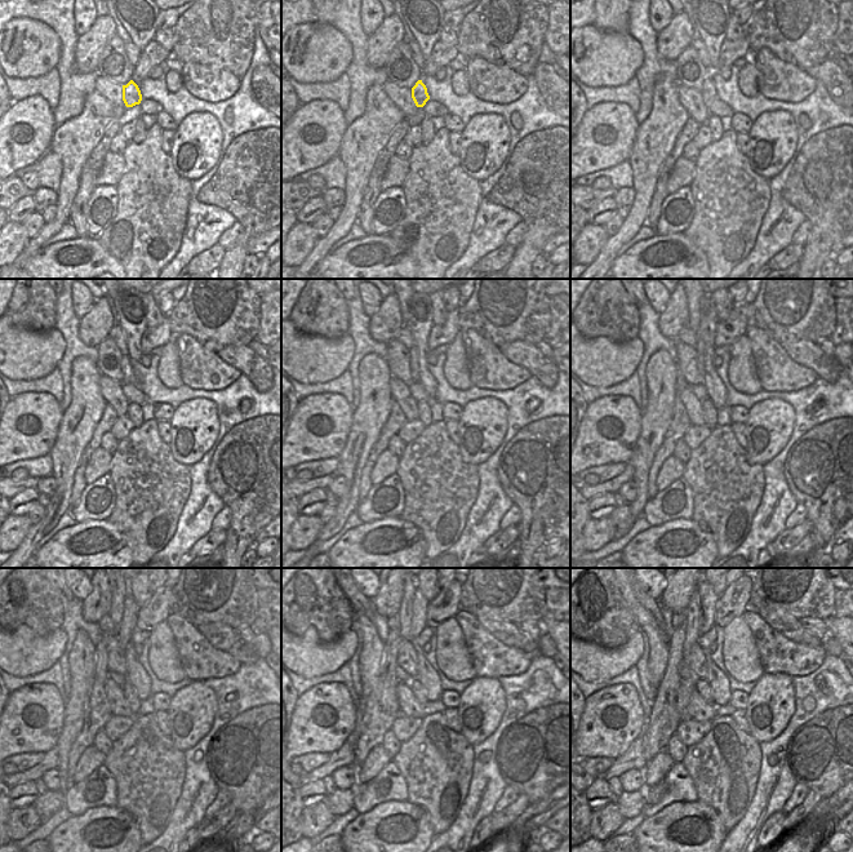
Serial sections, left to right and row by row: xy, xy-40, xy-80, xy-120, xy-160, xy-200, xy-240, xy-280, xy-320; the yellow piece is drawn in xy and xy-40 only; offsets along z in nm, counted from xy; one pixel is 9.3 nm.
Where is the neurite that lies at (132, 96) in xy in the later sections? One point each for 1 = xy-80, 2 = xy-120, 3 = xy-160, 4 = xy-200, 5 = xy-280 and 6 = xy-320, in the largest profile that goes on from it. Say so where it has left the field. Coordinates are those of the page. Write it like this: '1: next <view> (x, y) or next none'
1: next xy-80 (707, 92)
2: next xy-120 (127, 368)
3: next xy-160 (413, 353)
4: next xy-200 (702, 336)
5: next xy-280 (420, 604)
6: next xy-320 (709, 599)

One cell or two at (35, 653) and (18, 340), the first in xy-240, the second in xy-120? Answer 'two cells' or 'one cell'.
one cell

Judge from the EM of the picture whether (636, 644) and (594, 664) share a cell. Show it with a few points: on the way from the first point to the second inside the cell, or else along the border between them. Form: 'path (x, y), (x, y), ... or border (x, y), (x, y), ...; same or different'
path (626, 655), (618, 661), (604, 664); same

